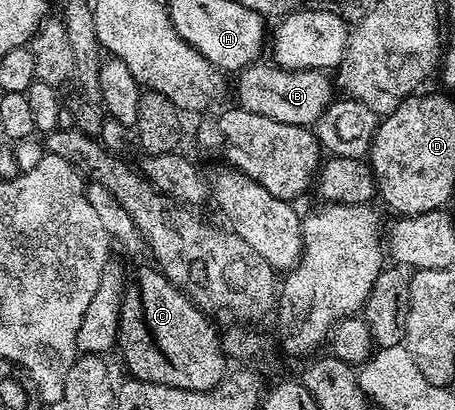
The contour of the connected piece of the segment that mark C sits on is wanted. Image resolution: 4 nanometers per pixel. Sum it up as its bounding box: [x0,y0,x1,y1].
[117,266,229,392]

